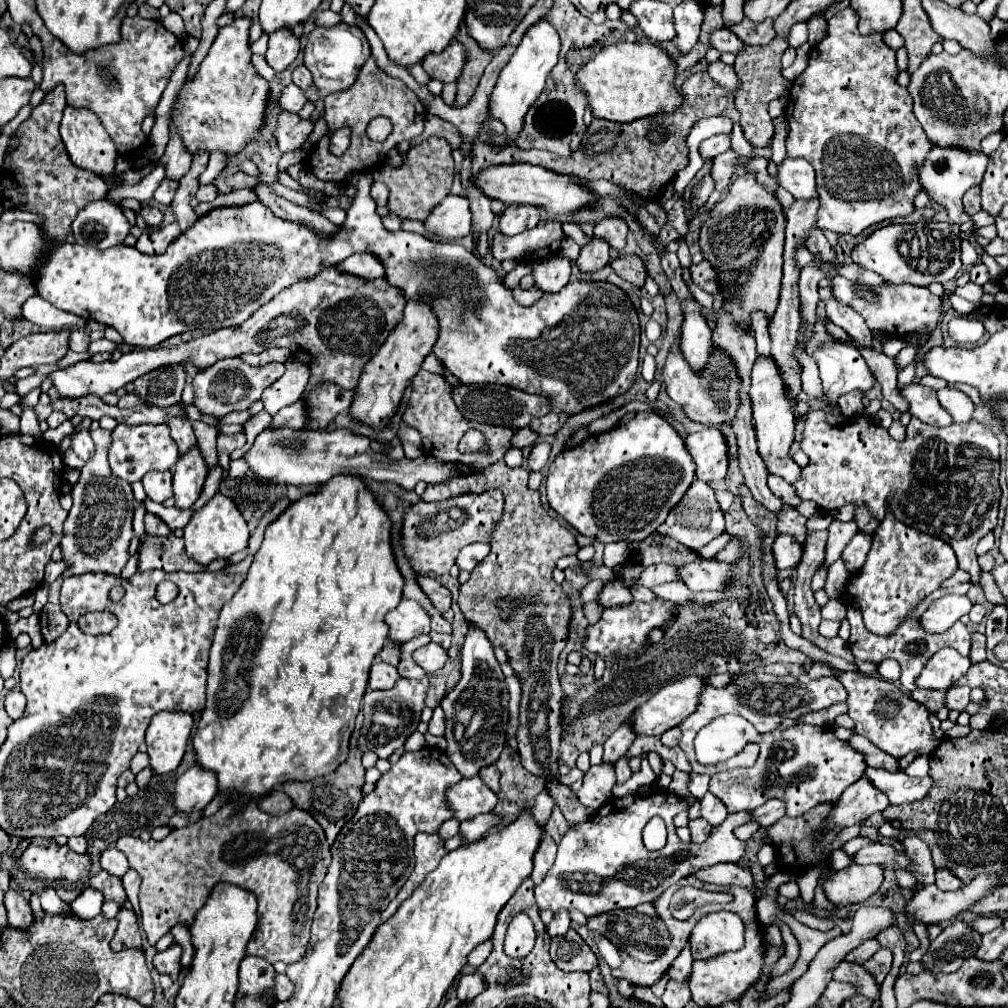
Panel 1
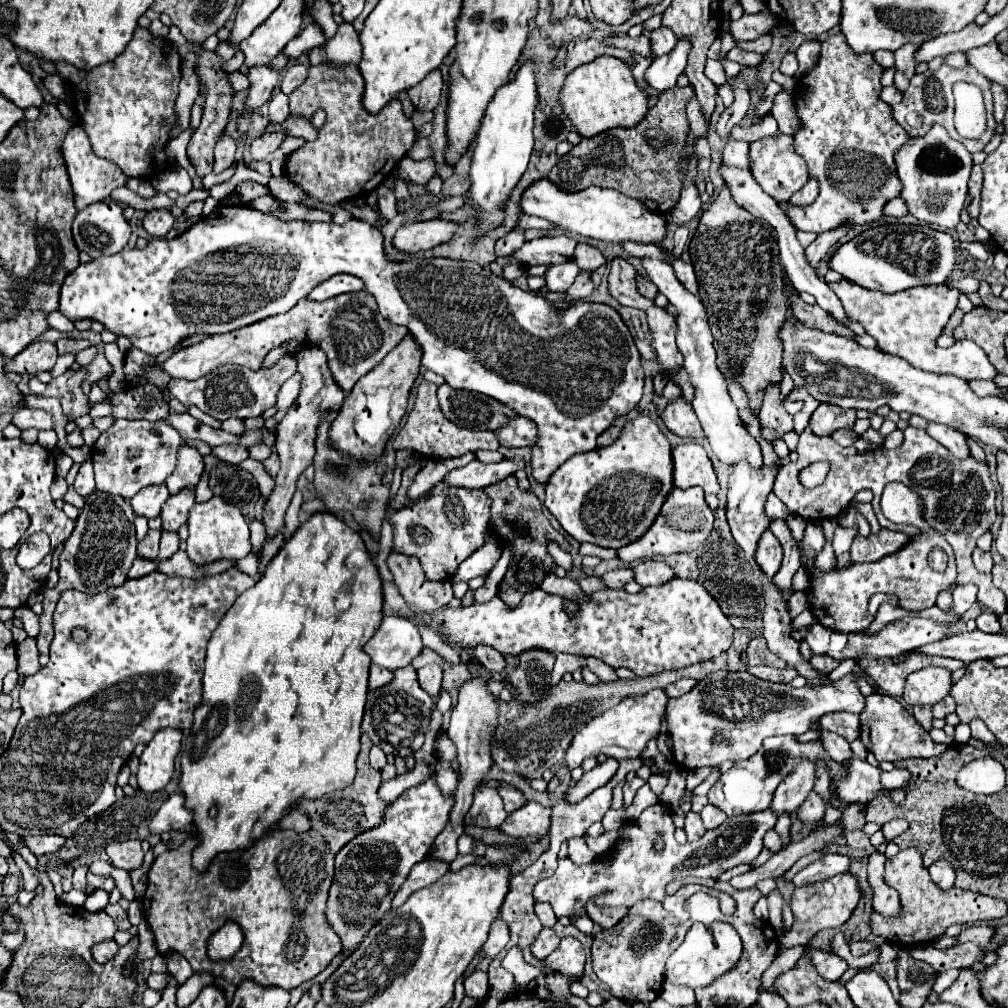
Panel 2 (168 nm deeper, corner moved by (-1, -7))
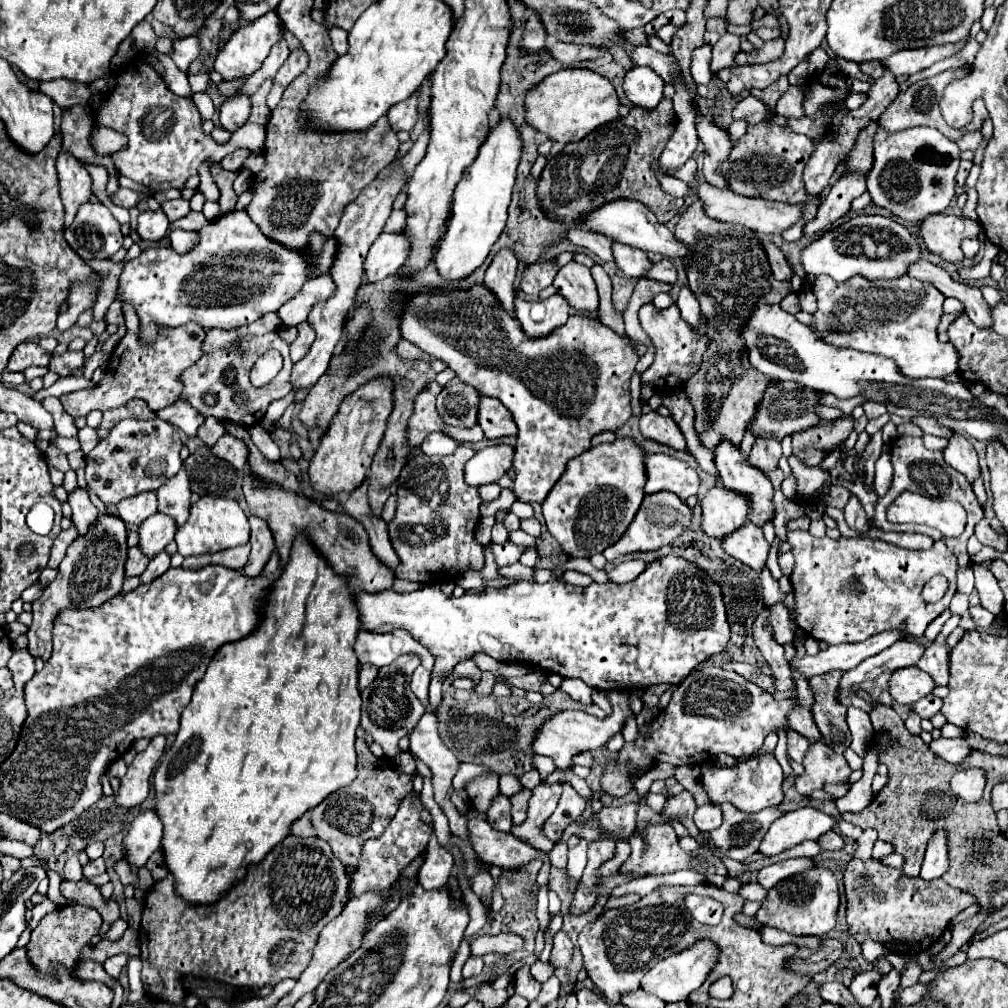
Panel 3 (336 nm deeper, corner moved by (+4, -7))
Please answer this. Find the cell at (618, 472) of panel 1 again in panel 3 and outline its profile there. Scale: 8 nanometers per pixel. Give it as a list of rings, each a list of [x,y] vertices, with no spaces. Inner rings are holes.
[[[623,436],[611,444],[599,444],[569,460],[563,476],[541,504],[545,526],[569,556],[589,558],[625,534],[645,498],[645,484],[645,450],[633,438]]]

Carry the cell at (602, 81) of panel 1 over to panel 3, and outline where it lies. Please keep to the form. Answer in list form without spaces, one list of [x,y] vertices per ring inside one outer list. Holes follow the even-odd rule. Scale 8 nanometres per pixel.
[[[589,68],[559,70],[547,76],[543,84],[537,84],[527,94],[527,122],[535,126],[539,132],[547,134],[551,140],[567,144],[583,140],[587,132],[593,132],[595,128],[611,120],[617,120],[619,106],[621,102],[615,92],[615,86],[605,76]]]

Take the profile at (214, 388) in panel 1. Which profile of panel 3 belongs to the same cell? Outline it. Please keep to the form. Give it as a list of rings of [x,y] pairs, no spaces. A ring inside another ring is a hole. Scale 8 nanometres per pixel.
[[[269,332],[265,336],[257,336],[247,340],[247,356],[231,356],[229,352],[213,352],[211,356],[201,356],[191,368],[187,368],[179,380],[183,384],[183,390],[179,394],[179,400],[191,404],[195,410],[199,410],[203,416],[215,416],[219,420],[227,422],[237,422],[241,426],[253,426],[263,420],[267,406],[283,398],[285,394],[291,392],[291,386],[287,384],[289,374],[291,374],[293,362],[289,358],[289,344],[285,344],[277,332]],[[267,350],[279,350],[283,356],[283,368],[281,372],[263,388],[255,388],[249,384],[249,372],[255,366],[257,358],[261,358]]]

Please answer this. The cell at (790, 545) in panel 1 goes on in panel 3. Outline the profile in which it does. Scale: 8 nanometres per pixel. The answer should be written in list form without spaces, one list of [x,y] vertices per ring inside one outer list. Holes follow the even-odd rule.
[[[747,522],[739,532],[733,532],[731,536],[723,538],[723,548],[743,564],[751,566],[755,572],[761,572],[765,568],[767,556],[769,556],[769,542],[765,542],[761,528]]]

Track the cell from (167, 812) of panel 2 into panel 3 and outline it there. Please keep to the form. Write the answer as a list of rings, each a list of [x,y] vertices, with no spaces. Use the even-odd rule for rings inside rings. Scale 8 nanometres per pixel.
[[[145,810],[141,812],[127,836],[125,836],[125,856],[131,864],[143,866],[147,858],[161,846],[163,838],[163,822],[155,810]]]

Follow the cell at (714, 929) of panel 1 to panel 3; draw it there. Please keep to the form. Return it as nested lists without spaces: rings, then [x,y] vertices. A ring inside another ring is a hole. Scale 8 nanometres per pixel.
[[[707,938],[697,940],[695,944],[691,944],[689,948],[671,954],[667,958],[663,958],[661,962],[657,962],[645,976],[643,976],[643,984],[641,990],[645,990],[647,994],[659,996],[663,1002],[671,1004],[671,1002],[679,1002],[679,1000],[687,1000],[687,996],[697,990],[709,976],[709,972],[715,968],[717,960],[719,960],[719,946]]]

